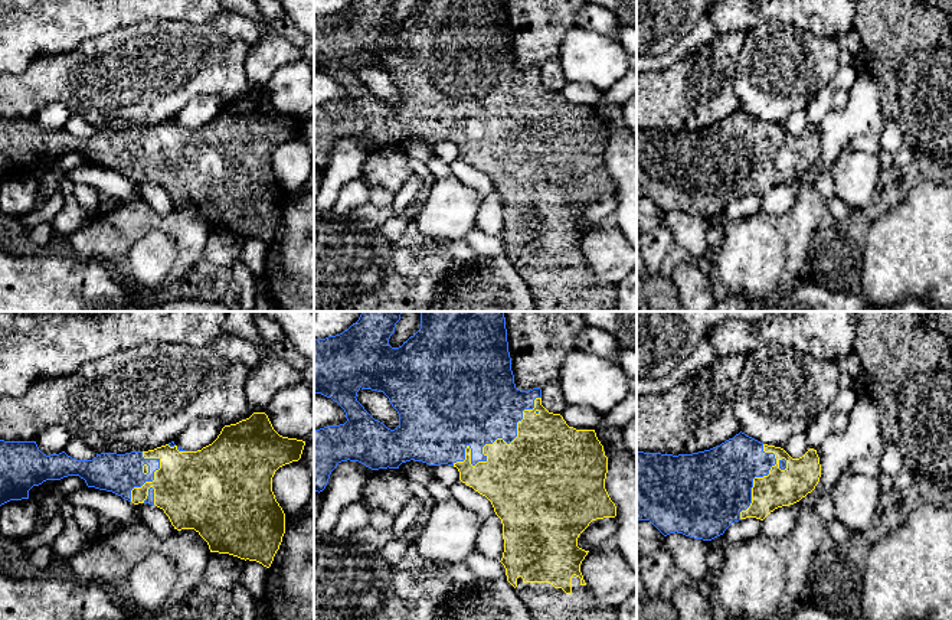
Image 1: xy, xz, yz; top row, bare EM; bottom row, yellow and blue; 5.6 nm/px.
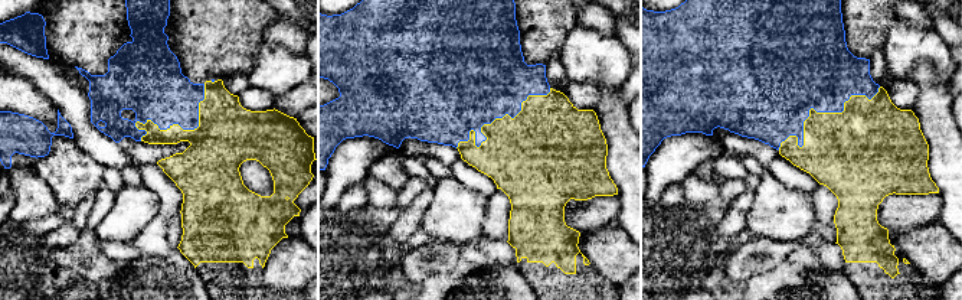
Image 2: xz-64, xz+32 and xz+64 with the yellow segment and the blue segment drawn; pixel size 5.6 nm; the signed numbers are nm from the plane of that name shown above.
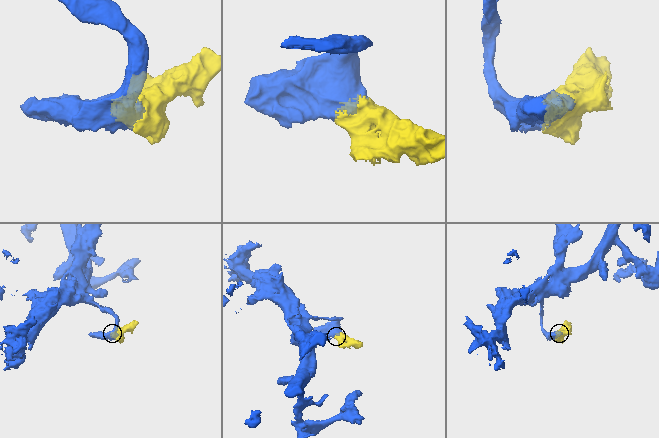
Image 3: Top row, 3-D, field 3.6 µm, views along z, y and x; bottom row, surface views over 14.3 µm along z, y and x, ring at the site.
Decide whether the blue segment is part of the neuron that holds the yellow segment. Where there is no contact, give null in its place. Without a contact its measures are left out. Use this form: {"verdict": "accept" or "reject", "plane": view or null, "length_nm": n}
{"verdict": "accept", "plane": "xz", "length_nm": 600}

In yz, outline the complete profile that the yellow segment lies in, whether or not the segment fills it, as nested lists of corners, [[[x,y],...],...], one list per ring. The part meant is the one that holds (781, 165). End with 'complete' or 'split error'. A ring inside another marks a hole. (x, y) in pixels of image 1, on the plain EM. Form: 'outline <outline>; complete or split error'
outline [[[742,108],[717,124],[693,131],[673,133],[637,127],[637,198],[650,198],[664,213],[677,209],[711,218],[735,199],[746,195],[763,198],[775,186],[799,179],[815,166],[819,154],[817,127],[809,125],[802,134],[792,136],[783,125],[763,121]]]; split error

